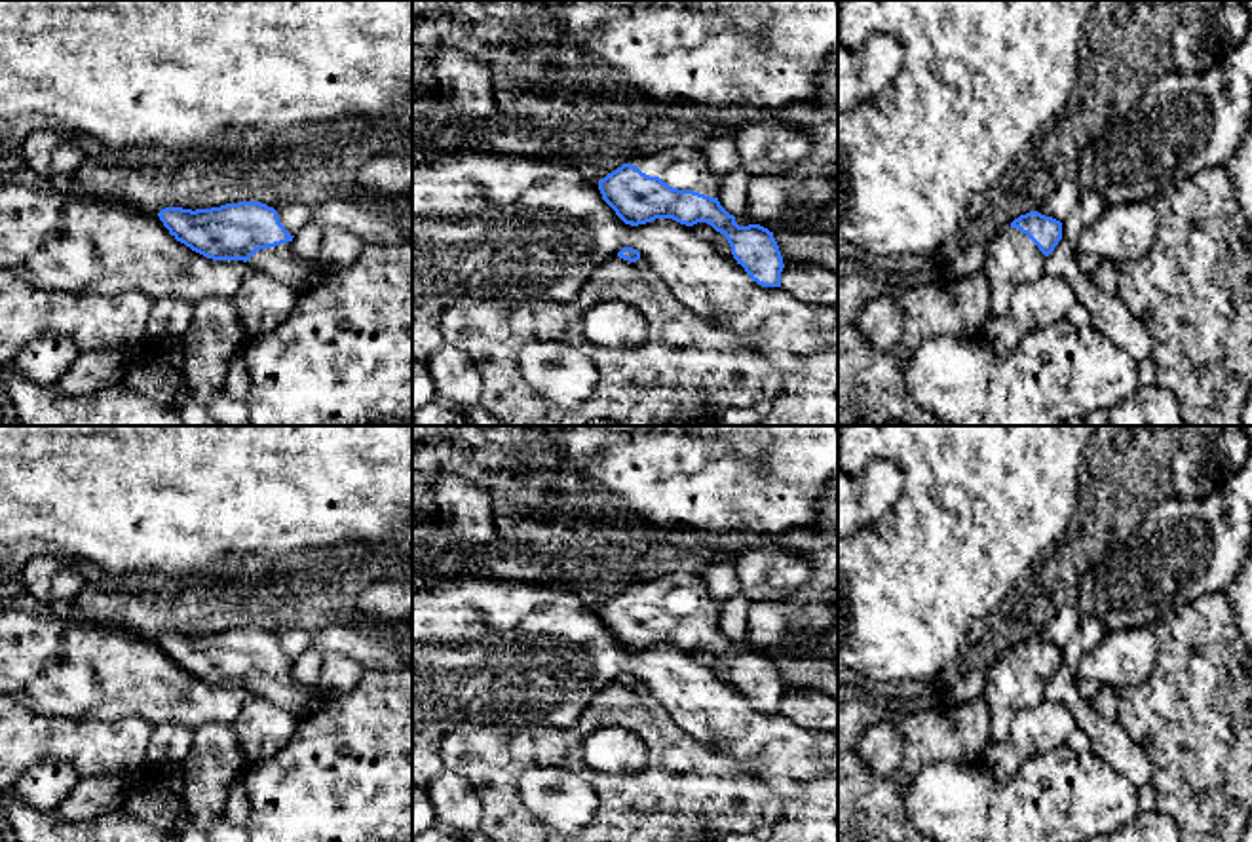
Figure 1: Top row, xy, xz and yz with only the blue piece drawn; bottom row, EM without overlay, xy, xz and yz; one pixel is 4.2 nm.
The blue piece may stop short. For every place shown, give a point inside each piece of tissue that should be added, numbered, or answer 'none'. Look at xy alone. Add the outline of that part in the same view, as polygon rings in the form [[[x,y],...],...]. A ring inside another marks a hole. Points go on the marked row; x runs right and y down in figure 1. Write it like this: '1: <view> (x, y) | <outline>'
1: xy (280, 263) | [[[293,241],[260,249],[247,262],[251,272],[262,272],[300,293],[315,285],[325,274],[317,260],[302,260],[293,251]]]

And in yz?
1: yz (1013, 261) | [[[1018,228],[997,230],[988,241],[986,277],[992,289],[990,316],[1003,317],[1015,293],[1045,274],[1047,257]]]

